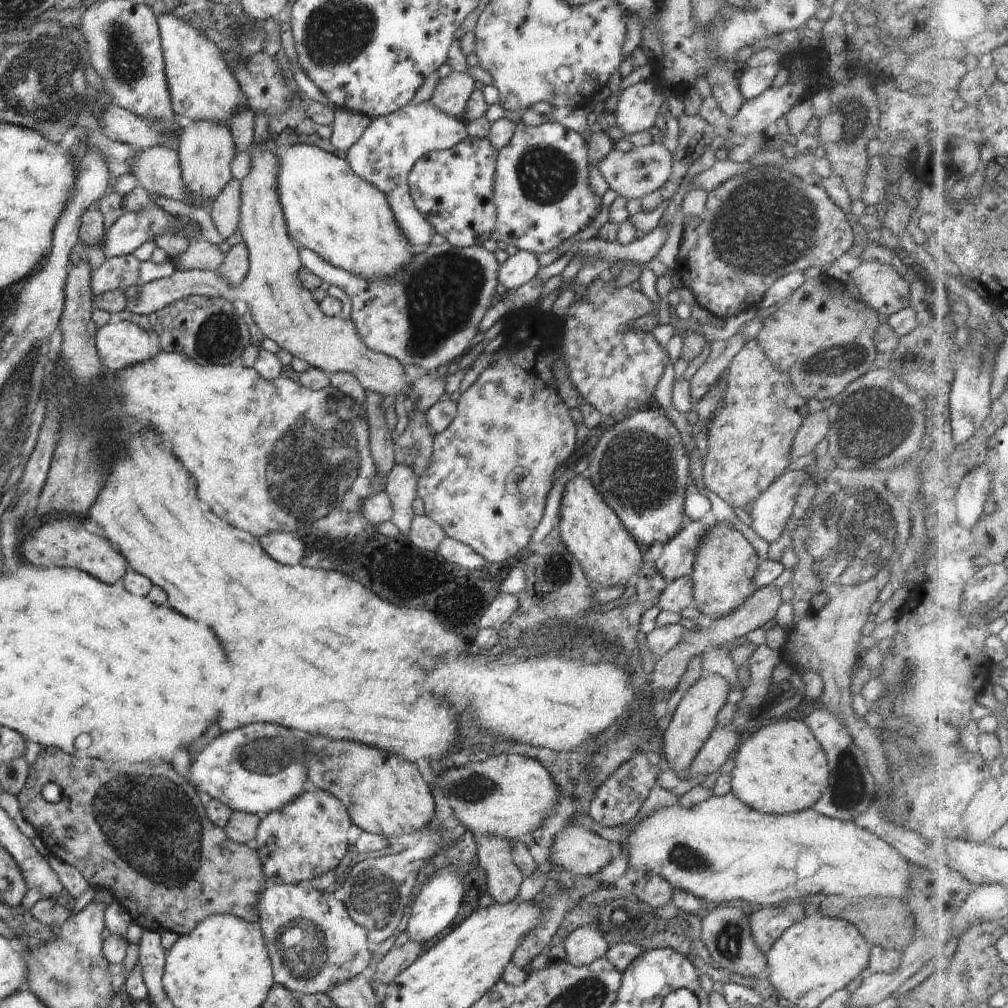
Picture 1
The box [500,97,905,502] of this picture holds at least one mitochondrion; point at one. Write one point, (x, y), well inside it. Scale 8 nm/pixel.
(760, 231)

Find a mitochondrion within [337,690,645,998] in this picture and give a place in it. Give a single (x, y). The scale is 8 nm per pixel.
(376, 892)

